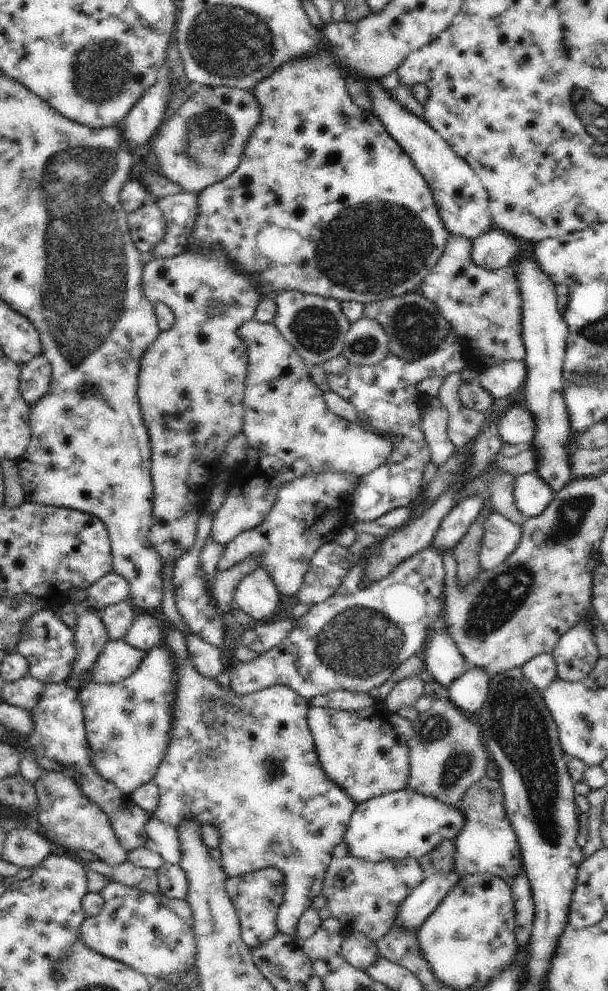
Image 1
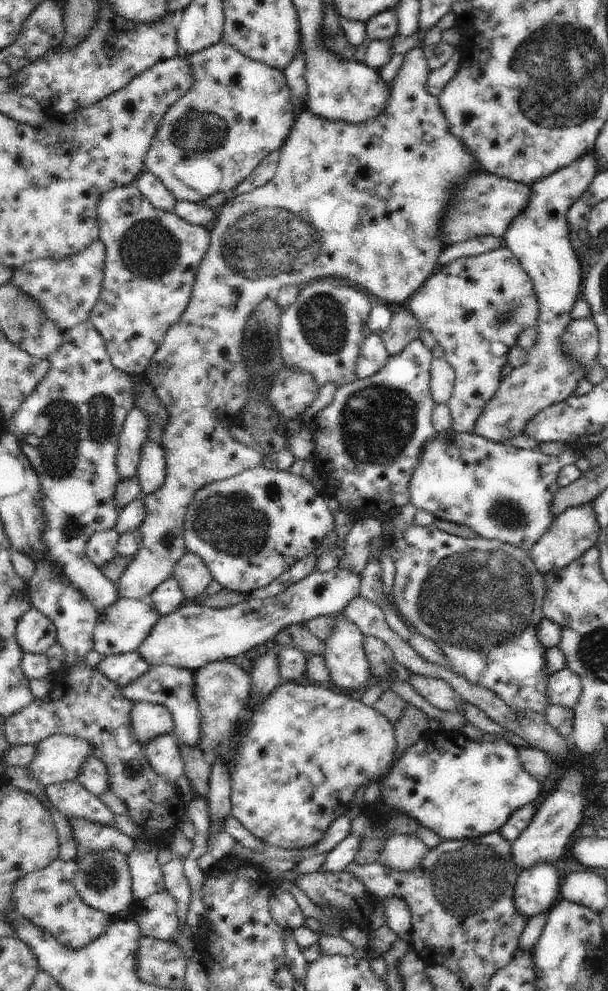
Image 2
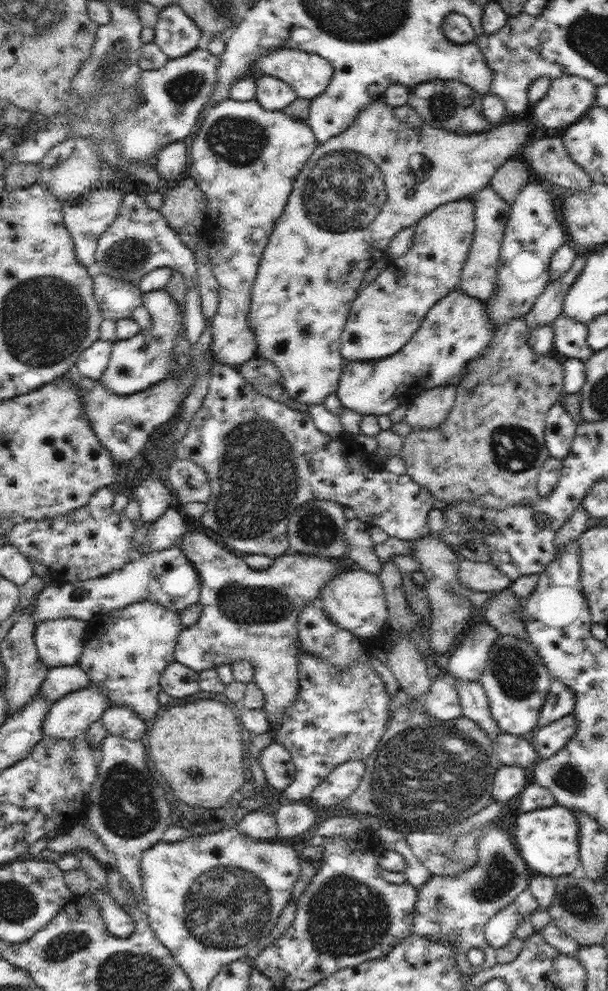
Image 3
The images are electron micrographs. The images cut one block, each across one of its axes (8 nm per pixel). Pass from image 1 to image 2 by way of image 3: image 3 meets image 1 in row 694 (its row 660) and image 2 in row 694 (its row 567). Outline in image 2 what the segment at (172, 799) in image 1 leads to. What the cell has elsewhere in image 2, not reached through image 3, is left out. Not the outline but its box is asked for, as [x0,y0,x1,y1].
[194,660,397,850]

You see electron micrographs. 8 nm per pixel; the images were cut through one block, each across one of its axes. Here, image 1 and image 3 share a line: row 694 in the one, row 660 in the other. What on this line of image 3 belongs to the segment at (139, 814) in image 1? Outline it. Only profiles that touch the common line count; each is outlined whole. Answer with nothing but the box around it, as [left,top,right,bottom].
[34,617,89,668]

